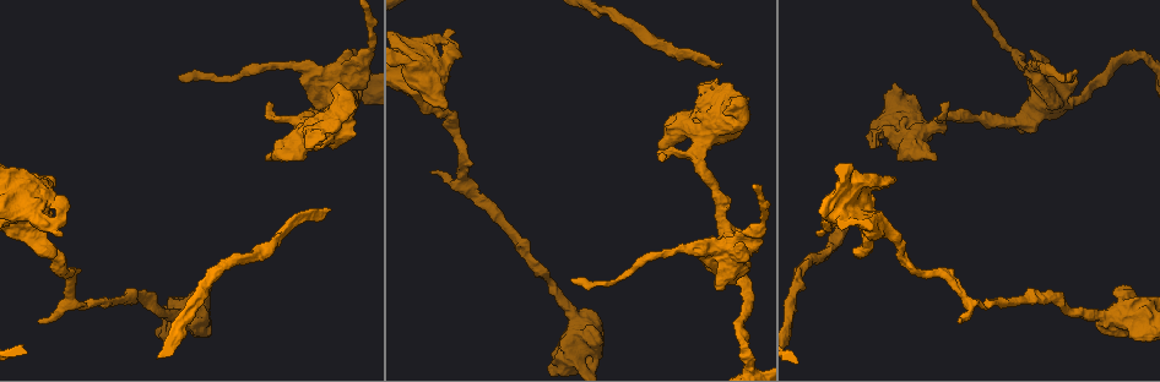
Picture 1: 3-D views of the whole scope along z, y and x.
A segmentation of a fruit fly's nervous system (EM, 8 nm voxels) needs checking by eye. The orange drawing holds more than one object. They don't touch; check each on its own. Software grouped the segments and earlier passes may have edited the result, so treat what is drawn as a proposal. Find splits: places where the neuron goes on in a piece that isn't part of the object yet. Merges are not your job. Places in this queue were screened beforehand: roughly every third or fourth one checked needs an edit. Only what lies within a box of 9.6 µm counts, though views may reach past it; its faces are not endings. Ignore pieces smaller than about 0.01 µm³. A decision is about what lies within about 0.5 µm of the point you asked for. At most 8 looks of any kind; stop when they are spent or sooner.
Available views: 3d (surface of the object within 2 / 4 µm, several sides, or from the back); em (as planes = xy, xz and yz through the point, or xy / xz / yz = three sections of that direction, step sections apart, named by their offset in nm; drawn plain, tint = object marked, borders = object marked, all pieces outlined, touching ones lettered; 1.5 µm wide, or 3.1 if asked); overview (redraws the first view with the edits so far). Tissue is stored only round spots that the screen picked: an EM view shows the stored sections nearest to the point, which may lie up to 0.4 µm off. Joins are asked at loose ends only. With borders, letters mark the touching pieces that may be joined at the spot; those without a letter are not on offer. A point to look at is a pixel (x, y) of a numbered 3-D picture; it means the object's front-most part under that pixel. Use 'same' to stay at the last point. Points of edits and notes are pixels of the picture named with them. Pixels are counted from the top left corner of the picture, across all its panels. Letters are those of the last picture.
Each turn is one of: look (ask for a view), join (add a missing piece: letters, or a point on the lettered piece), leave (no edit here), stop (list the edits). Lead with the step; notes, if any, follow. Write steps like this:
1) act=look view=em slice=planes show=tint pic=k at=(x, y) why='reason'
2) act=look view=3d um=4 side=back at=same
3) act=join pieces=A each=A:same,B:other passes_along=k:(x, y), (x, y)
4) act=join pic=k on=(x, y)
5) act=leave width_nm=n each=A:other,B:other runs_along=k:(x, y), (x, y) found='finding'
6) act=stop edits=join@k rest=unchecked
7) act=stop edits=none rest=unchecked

act=look view=em slice=planes show=borders pic=1 at=(960, 321)

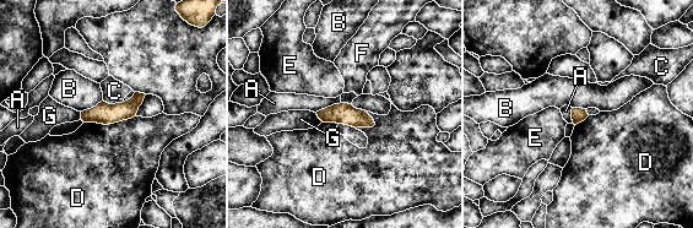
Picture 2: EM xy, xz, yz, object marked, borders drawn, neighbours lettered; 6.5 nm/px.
act=leave each=A:other,B:other,C:other,D:other,E:other,F:other,G:other runs_along=2:(140, 96), (125, 110), (84, 117) found='no lettered piece goes on from it'

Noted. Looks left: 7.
act=look view=3d um=4 pic=1 at=(730, 109) why='stops while still wide'

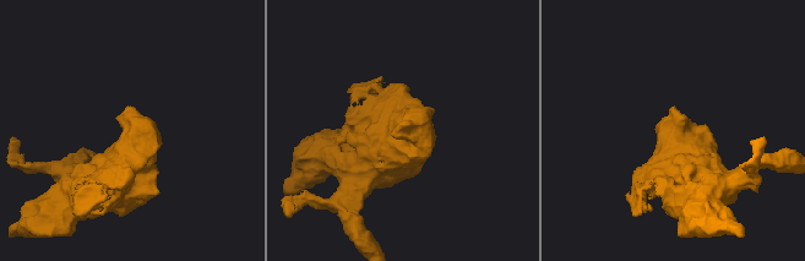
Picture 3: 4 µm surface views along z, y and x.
act=look view=em slice=yz step=8 show=borders pic=3 at=(675, 108) why='shape alone is not enough'

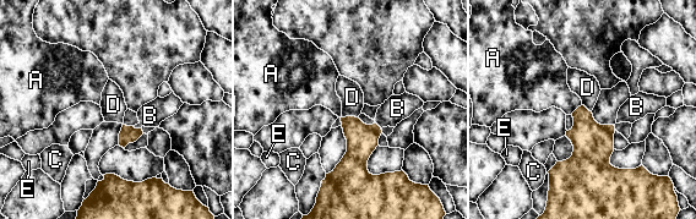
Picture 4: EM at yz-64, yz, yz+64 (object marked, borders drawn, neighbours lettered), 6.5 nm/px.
act=leave longest_contact=D:120nm each=A:other,B:other,C:other,D:other,E:other border=4:(358, 116), (341, 118) found='none of them fits'

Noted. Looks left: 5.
act=look view=3d um=2 side=back pic=1 at=(722, 64) why='end of a long branch'

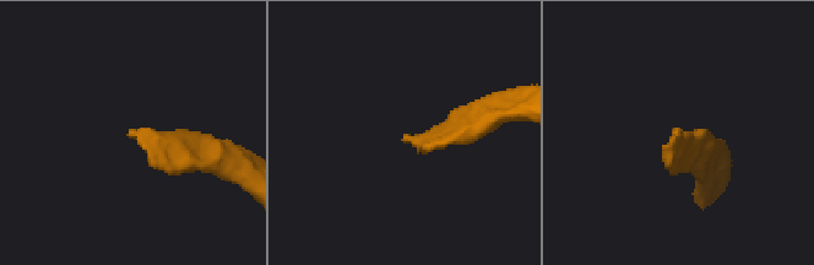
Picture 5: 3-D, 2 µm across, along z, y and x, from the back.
act=look view=em slice=planes show=borders pic=5 at=(132, 135)

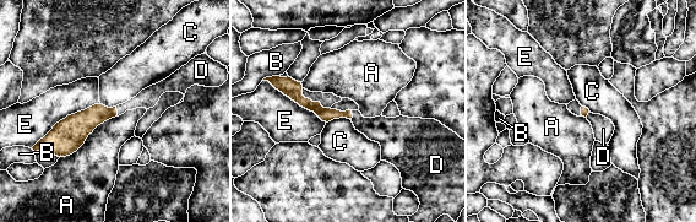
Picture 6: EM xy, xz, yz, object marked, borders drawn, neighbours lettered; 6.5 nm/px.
act=join pieces=D each=A:other,B:other,C:other,D:same,E:other passes_along=6:(81, 124), (117, 112), (147, 98) found='it goes on there'

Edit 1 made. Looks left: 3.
act=stop edits=join@6 rest=unchecked

